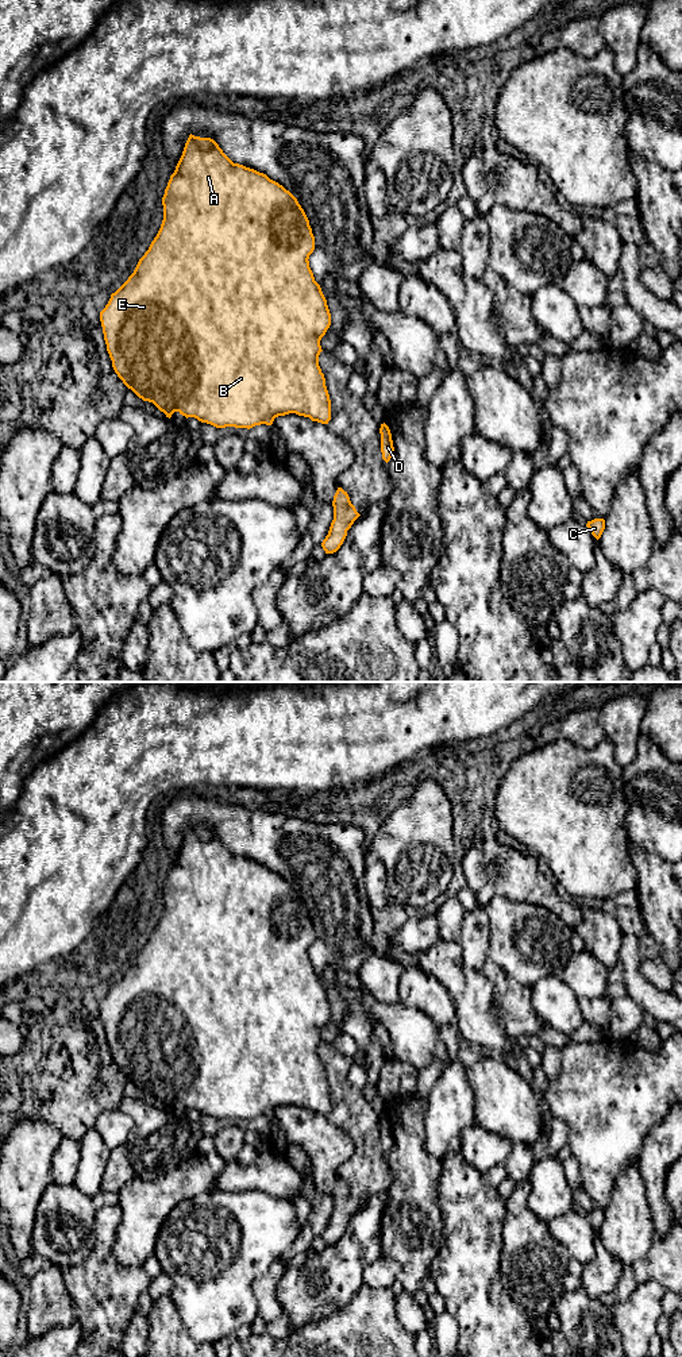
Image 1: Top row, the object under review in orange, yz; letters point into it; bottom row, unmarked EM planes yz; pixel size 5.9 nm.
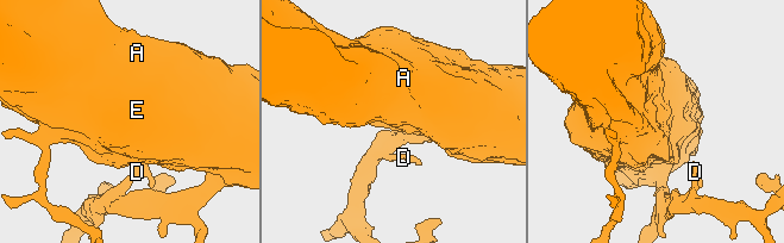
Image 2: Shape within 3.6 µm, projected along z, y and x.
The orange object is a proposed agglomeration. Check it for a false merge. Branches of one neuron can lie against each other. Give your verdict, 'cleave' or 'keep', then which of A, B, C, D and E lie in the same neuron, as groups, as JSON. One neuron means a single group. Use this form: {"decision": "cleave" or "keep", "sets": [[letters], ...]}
{"decision": "keep", "sets": [["A", "B", "C", "D", "E"]]}

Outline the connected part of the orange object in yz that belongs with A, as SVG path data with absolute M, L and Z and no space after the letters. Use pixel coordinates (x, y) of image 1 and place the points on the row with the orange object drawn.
M190 134L165 189L162 205L163 220L157 236L139 259L134 273L111 294L108 304L100 312L107 351L117 377L139 398L153 402L169 419L174 412L178 412L186 419L194 417L216 428L250 429L261 424L271 425L276 417L296 413L309 417L312 421L328 424L331 420L331 400L324 374L319 366L319 355L323 351L320 340L331 325L331 313L321 288L315 281L309 267L308 259L315 250L315 236L297 198L266 174L234 163L213 139Z

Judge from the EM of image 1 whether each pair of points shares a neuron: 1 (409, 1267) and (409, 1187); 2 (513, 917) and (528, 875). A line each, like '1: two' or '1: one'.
1: one
2: two

